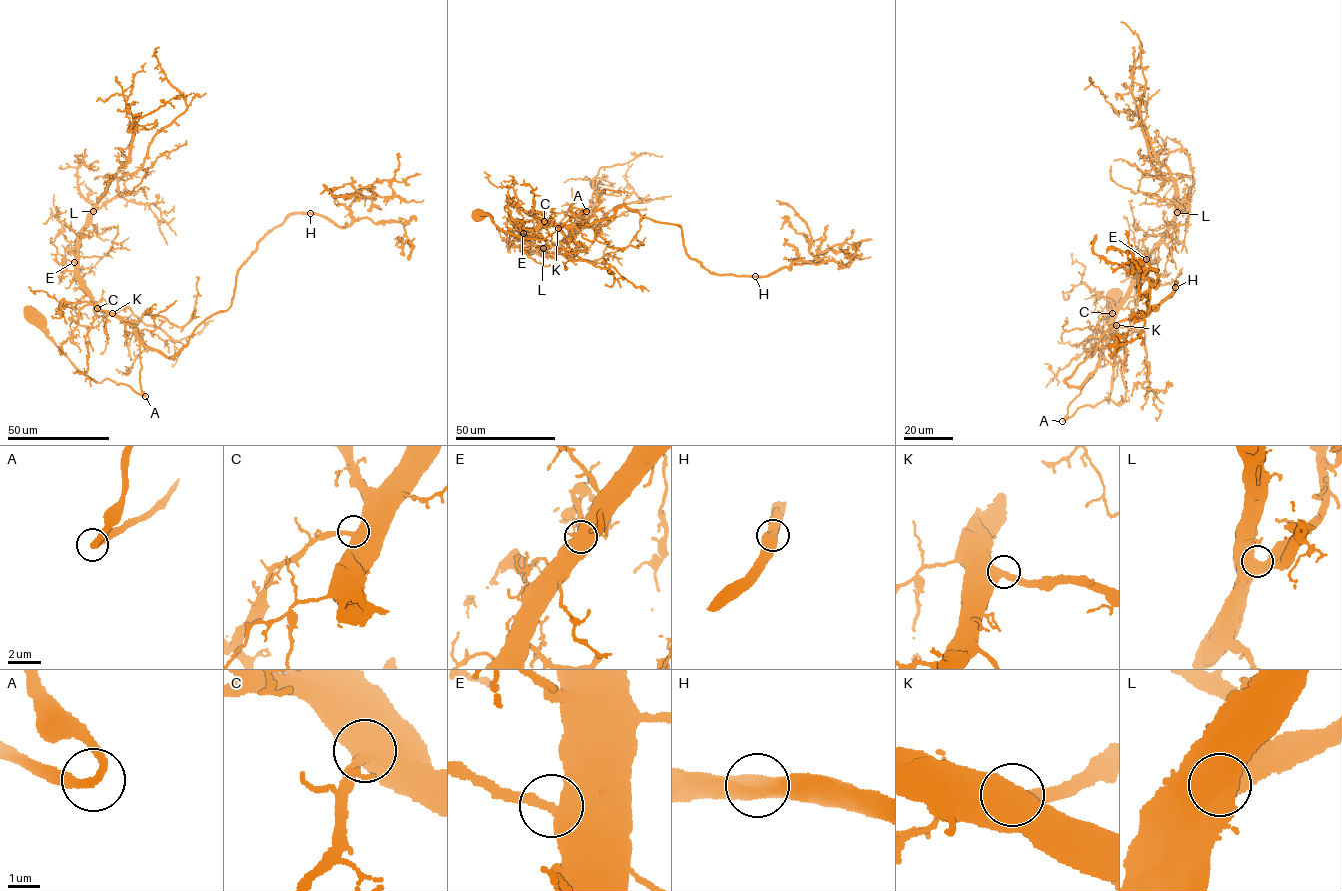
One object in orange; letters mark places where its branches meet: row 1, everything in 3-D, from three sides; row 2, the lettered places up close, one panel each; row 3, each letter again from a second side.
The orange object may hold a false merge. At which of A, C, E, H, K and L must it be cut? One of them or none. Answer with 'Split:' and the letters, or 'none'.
Split: none

